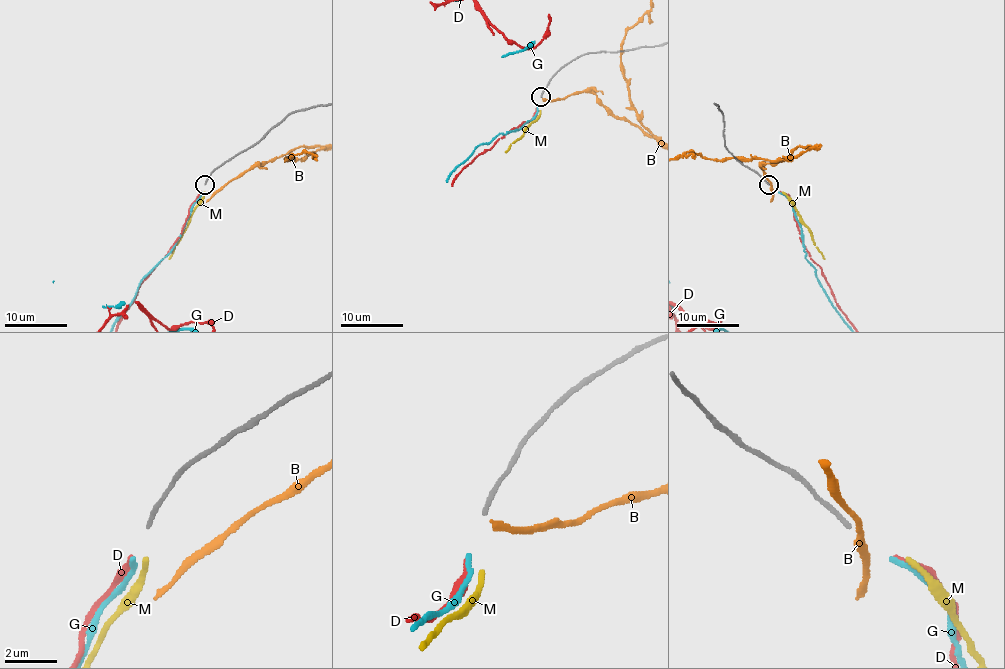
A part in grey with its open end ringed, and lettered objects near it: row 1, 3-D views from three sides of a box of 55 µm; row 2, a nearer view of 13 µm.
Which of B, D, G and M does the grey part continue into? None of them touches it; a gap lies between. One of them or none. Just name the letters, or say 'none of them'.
G

